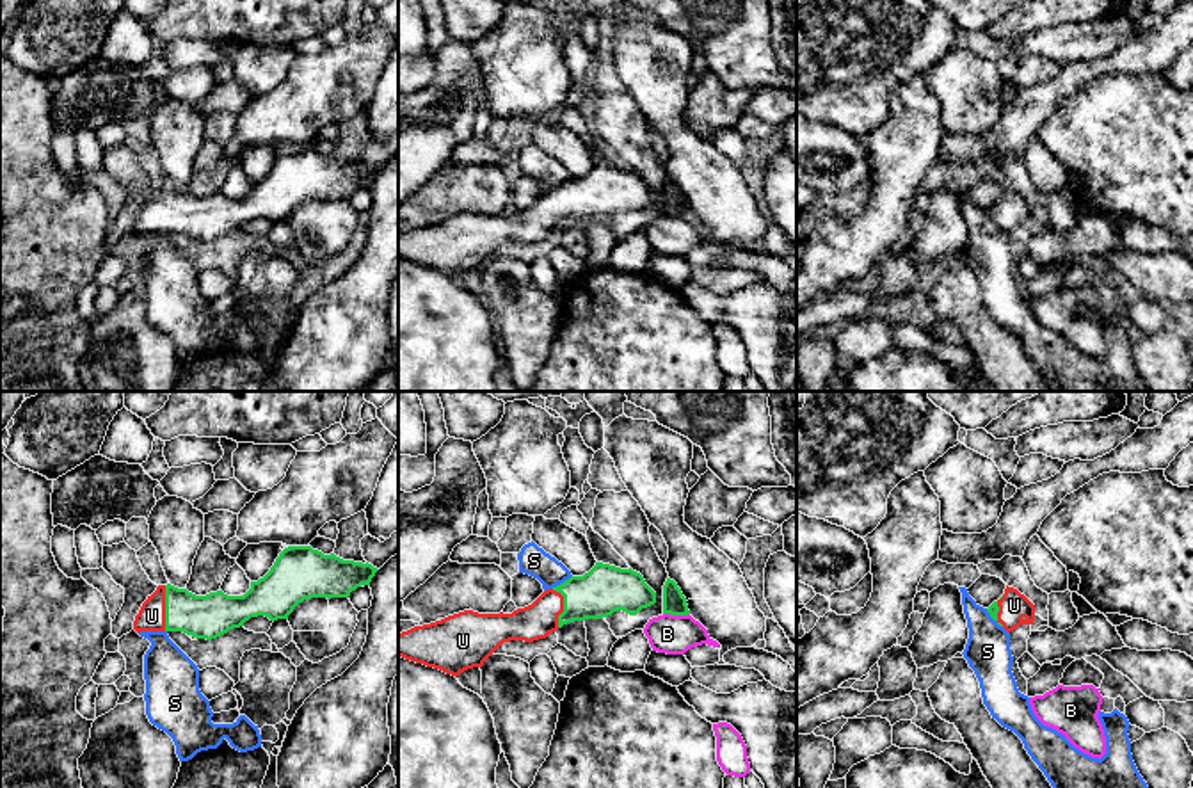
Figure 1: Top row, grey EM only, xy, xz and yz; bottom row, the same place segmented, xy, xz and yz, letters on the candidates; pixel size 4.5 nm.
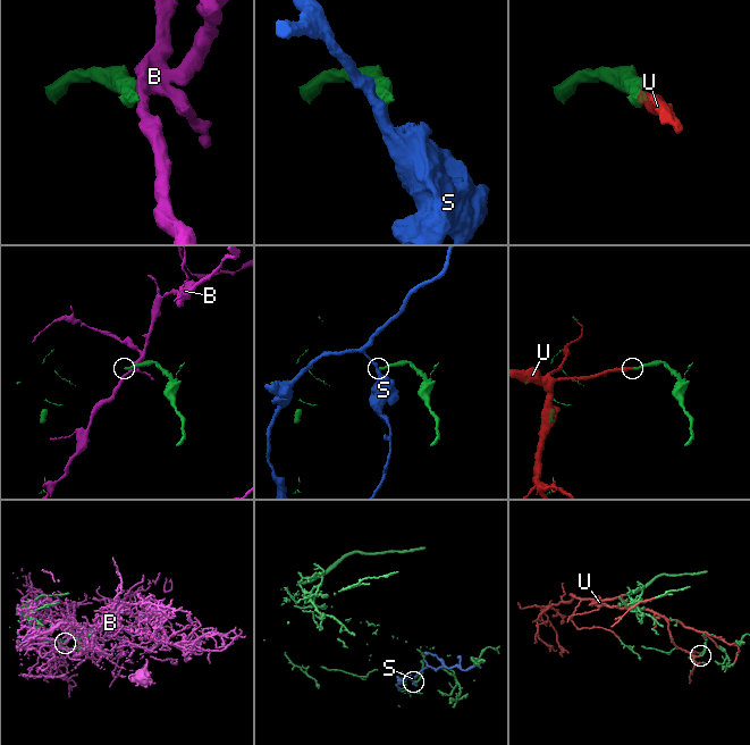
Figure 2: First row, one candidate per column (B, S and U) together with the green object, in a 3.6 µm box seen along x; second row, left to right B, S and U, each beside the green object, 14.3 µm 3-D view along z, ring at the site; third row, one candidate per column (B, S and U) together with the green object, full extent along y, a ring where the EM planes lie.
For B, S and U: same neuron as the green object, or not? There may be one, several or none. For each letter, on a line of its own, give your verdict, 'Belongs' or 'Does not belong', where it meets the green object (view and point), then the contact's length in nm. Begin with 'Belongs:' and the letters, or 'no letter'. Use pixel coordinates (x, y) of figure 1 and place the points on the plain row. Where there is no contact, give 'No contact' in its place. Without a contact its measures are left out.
Belongs: U
B: Does not belong. Touches green at xz (676, 216). Shared border 120 nm
S: Does not belong. Touches green at xz (560, 185). Shared border 110 nm
U: Belongs. Touches green at xy (166, 210). Shared border 200 nm

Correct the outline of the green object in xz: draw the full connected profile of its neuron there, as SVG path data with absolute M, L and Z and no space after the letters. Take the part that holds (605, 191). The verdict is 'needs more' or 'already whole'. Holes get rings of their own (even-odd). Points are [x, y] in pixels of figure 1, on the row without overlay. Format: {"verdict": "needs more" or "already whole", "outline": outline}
{"verdict": "needs more", "outline": "M596 164L583 178L571 178L512 215L464 212L402 233L398 258L457 279L482 269L503 244L533 244L567 224L603 221L617 212L637 217L654 205L656 194L640 174Z"}

